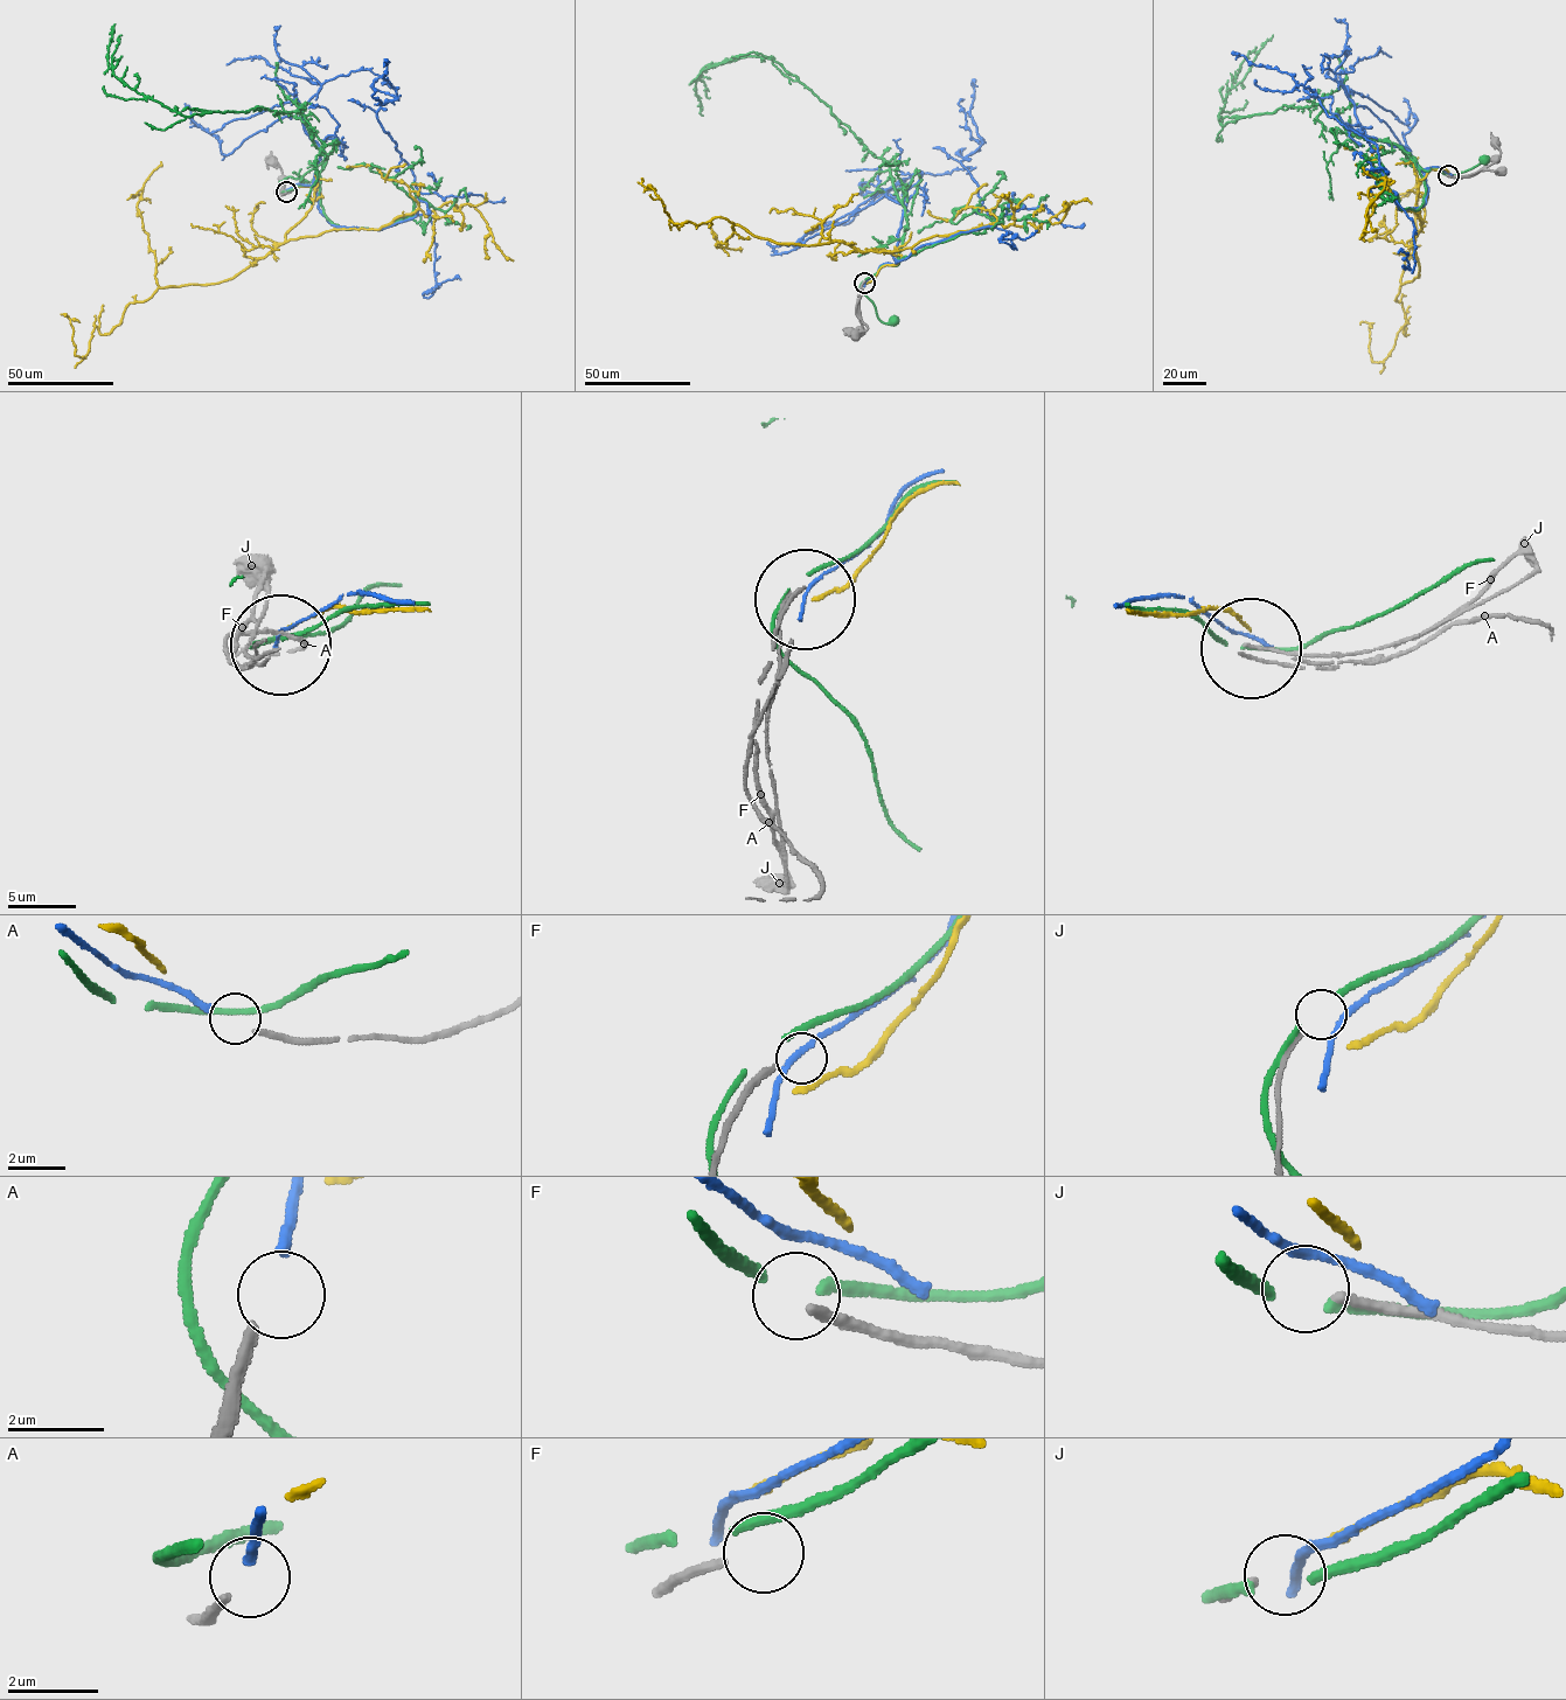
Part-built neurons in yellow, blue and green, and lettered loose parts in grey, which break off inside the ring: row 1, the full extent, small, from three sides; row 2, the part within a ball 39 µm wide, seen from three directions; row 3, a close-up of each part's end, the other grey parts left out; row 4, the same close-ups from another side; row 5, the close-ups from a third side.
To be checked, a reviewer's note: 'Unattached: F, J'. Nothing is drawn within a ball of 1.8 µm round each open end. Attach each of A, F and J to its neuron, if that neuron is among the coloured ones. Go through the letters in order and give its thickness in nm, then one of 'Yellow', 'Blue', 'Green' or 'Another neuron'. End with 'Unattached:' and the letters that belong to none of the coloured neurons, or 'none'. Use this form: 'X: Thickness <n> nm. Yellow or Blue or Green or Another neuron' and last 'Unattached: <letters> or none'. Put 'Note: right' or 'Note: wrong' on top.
Note: right
A: Thickness 200 nm. Blue
F: Thickness 200 nm. Another neuron
J: Thickness 180 nm. Another neuron
Unattached: F, J

